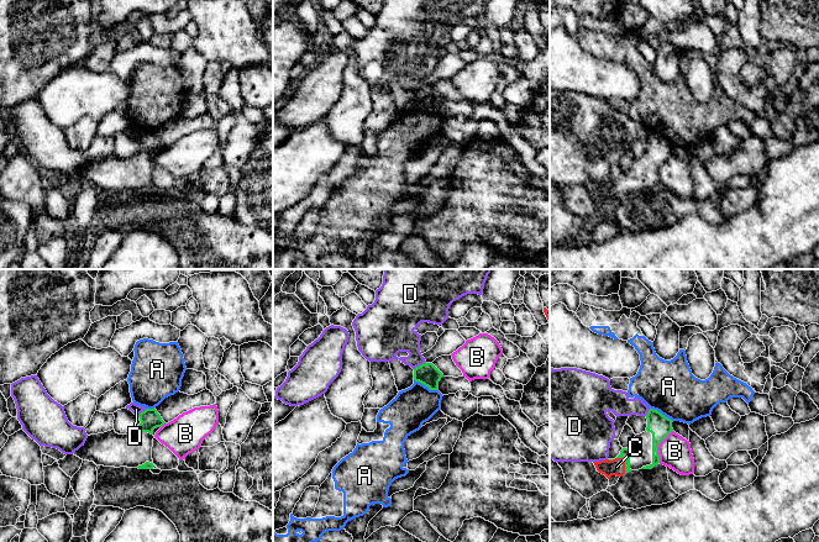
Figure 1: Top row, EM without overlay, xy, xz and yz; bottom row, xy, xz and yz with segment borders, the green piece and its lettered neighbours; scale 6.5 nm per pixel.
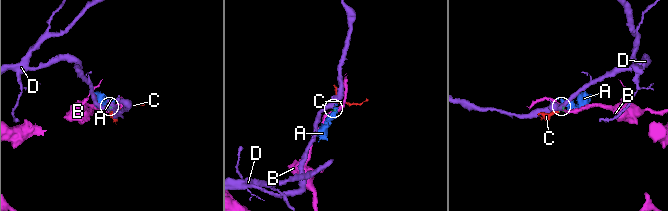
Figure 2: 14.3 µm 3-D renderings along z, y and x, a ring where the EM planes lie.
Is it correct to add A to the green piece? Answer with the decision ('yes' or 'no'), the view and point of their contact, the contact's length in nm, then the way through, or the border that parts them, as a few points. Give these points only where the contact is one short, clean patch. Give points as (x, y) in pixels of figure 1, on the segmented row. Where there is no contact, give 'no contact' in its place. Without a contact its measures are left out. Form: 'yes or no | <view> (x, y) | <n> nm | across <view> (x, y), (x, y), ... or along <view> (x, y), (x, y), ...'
no | xz (426, 385) | 180 nm | along xz (414, 379), (430, 389), (437, 390)

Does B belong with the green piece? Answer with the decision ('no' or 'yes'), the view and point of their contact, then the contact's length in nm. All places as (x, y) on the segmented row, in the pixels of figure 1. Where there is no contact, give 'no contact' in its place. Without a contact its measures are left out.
no; meets green in yz at (657, 446); contact 240 nm long

